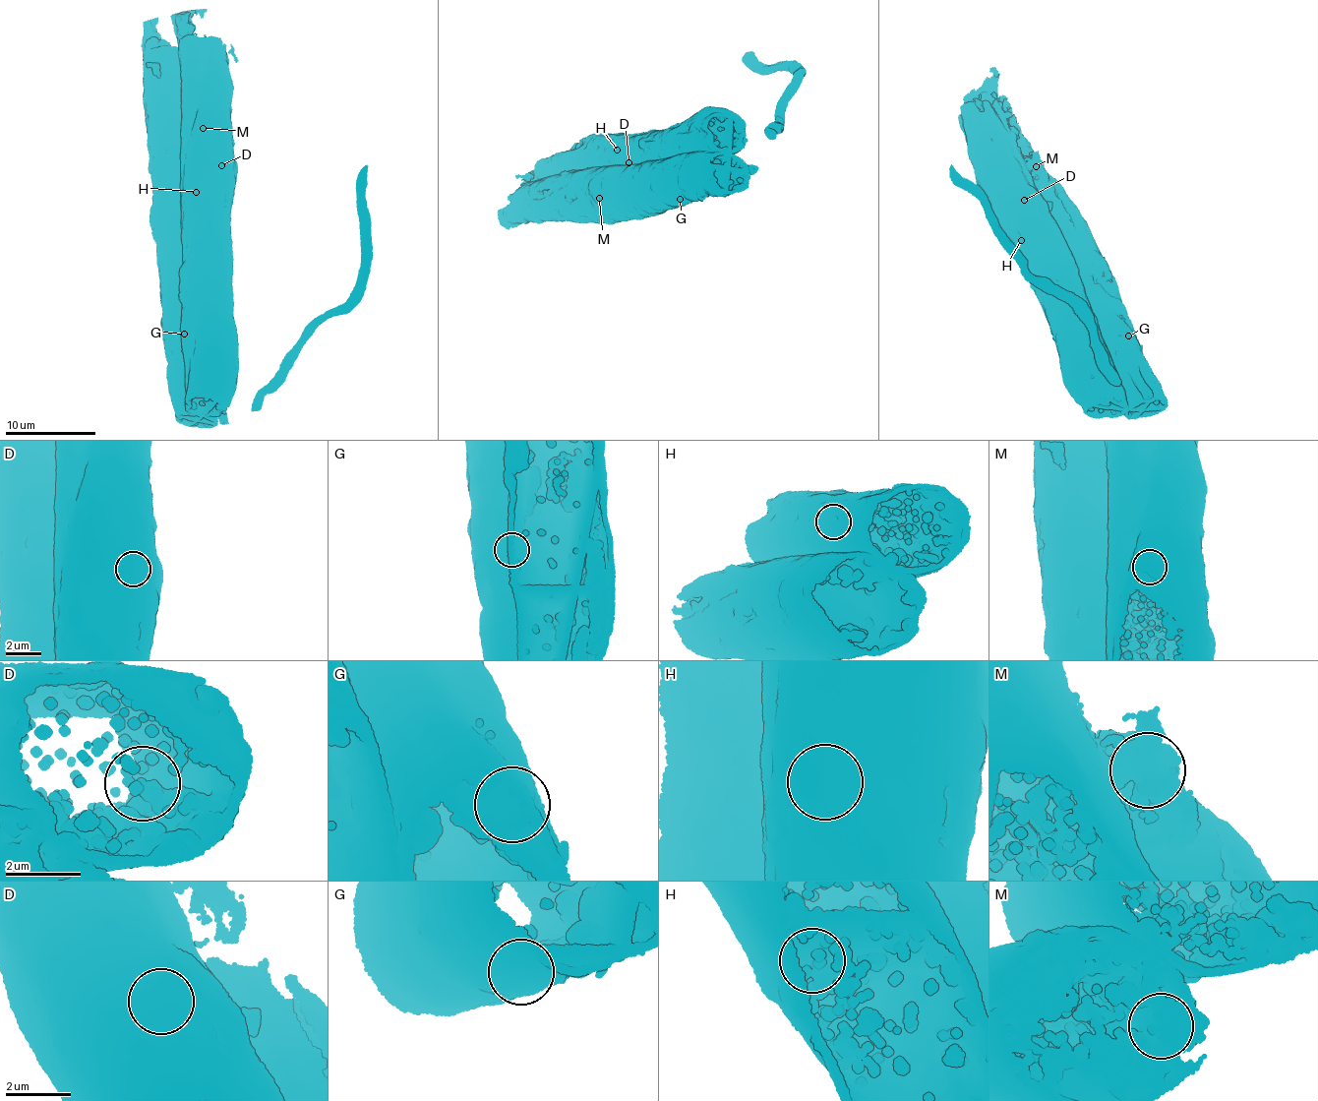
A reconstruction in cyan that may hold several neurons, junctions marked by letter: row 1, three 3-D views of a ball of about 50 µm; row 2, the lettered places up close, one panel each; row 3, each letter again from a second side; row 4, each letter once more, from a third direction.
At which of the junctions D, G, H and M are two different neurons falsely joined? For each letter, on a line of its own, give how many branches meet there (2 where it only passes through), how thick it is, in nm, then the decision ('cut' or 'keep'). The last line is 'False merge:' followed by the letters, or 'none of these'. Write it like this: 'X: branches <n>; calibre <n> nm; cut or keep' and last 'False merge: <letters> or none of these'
D: branches 3; calibre 420 nm; keep
G: branches 2; calibre 600 nm; keep
H: branches 3; calibre 650 nm; keep
M: branches 4; calibre 800 nm; cut
False merge: M

